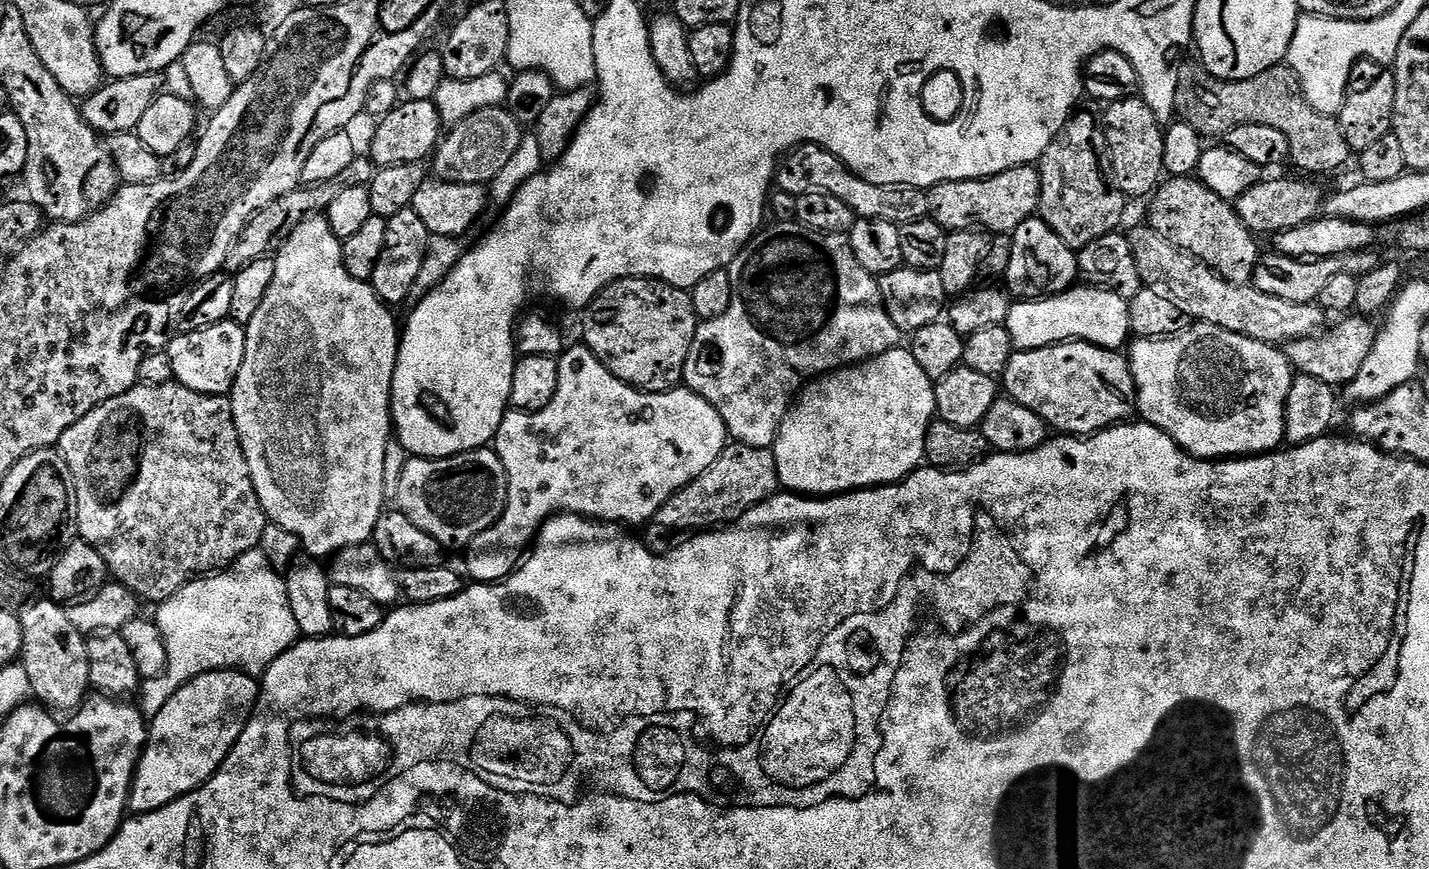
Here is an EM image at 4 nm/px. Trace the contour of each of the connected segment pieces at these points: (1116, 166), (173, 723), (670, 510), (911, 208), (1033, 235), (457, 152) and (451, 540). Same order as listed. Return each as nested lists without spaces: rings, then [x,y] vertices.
[[[1139,95],[1132,96],[1129,100],[1113,100],[1105,108],[1108,109],[1105,110],[1104,116],[1102,115],[1102,124],[1106,129],[1108,152],[1110,153],[1110,168],[1114,173],[1116,187],[1128,198],[1132,198],[1132,196],[1151,197],[1166,176],[1164,171],[1165,129],[1162,127],[1162,124],[1160,128],[1161,117]]]
[[[239,669],[207,672],[178,690],[149,725],[148,741],[133,776],[129,809],[136,814],[156,812],[205,784],[248,725],[251,711],[244,710],[244,698],[253,699],[255,694],[255,677]]]
[[[732,442],[725,447],[714,466],[710,466],[710,470],[673,494],[656,511],[654,520],[672,532],[688,532],[684,534],[699,534],[721,526],[732,526],[743,518],[745,512],[777,495],[780,487],[776,454],[772,448],[755,448]]]
[[[806,144],[783,157],[775,183],[789,198],[805,196],[808,192],[825,192],[842,198],[846,206],[856,211],[857,217],[866,220],[885,220],[891,224],[909,224],[928,216],[928,194],[925,189],[905,184],[875,184],[850,171],[833,152],[817,144]]]
[[[1033,218],[1022,222],[1016,231],[1011,233],[1012,249],[1010,266],[1006,277],[1006,287],[1013,297],[1020,300],[1039,300],[1045,296],[1056,296],[1067,292],[1078,280],[1078,256],[1072,247],[1045,220]]]
[[[507,107],[474,112],[441,139],[440,146],[434,153],[435,175],[452,184],[488,186],[494,178],[498,178],[510,158],[517,153],[519,143],[525,135],[525,129],[511,116]]]
[[[485,446],[475,452],[460,452],[457,456],[447,456],[445,460],[425,460],[412,458],[407,461],[405,469],[400,472],[401,481],[394,491],[399,511],[404,513],[418,530],[430,534],[439,542],[441,549],[467,549],[474,538],[487,528],[494,526],[507,506],[508,472],[502,466],[498,454],[491,447]]]

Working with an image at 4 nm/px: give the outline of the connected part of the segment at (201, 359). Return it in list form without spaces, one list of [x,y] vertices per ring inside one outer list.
[[[232,319],[219,320],[217,324],[207,326],[196,326],[193,332],[184,332],[173,335],[172,341],[168,343],[166,355],[167,367],[174,377],[175,383],[186,386],[198,394],[207,396],[228,396],[231,393],[234,382],[238,378],[238,370],[242,370],[242,362],[246,354],[246,334],[245,325],[236,324]]]

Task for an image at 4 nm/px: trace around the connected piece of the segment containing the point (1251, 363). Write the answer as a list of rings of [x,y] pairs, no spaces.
[[[1196,322],[1189,327],[1187,332],[1182,332],[1179,336],[1166,340],[1133,339],[1130,344],[1131,348],[1132,356],[1130,355],[1130,363],[1132,365],[1132,377],[1136,383],[1136,407],[1139,415],[1144,415],[1141,416],[1143,423],[1153,424],[1156,428],[1161,428],[1167,436],[1174,438],[1174,442],[1179,448],[1189,452],[1191,456],[1196,456],[1199,460],[1243,458],[1279,449],[1285,443],[1284,429],[1281,427],[1284,419],[1284,405],[1281,403],[1281,400],[1290,394],[1294,369],[1291,364],[1284,362],[1281,363],[1280,372],[1276,372],[1276,360],[1274,357],[1268,356],[1270,348],[1265,341],[1252,340],[1248,336],[1234,334],[1230,330],[1219,328],[1213,324]]]

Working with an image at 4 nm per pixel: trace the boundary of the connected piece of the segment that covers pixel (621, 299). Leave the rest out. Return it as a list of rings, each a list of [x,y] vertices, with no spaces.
[[[638,276],[615,280],[612,285],[597,294],[583,316],[583,343],[602,361],[606,370],[610,370],[610,374],[617,376],[622,383],[642,392],[670,392],[683,381],[686,358],[696,337],[698,323],[691,295],[685,289],[674,288],[661,280]]]

